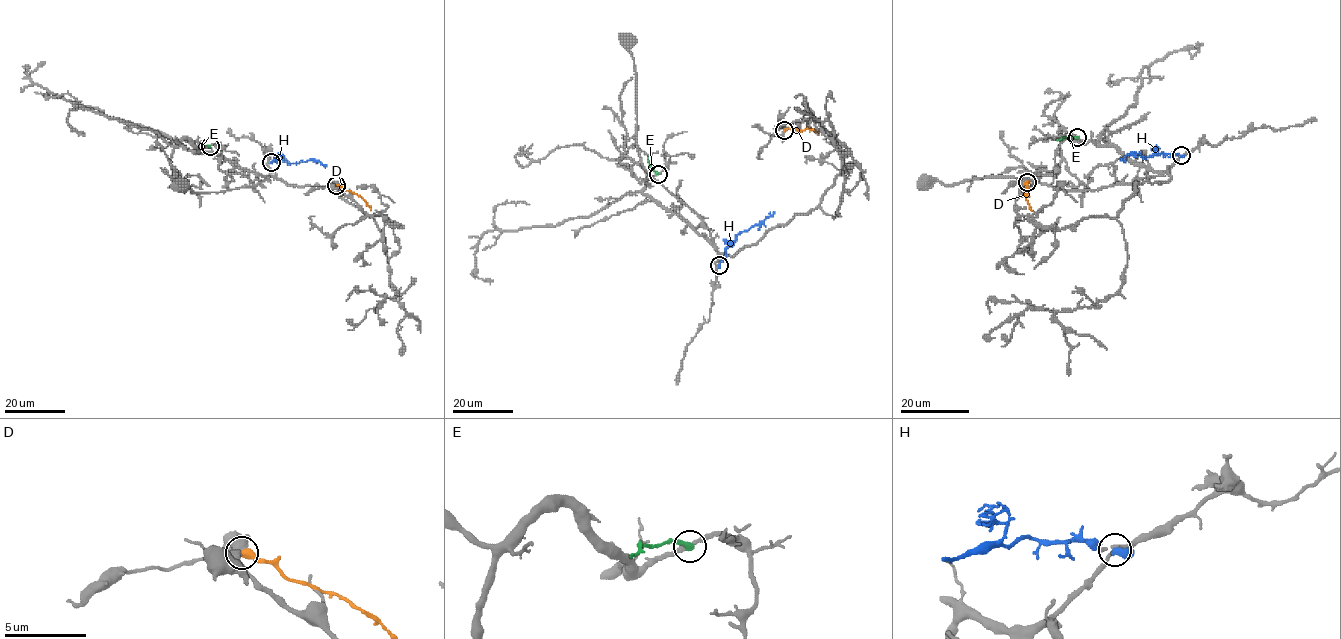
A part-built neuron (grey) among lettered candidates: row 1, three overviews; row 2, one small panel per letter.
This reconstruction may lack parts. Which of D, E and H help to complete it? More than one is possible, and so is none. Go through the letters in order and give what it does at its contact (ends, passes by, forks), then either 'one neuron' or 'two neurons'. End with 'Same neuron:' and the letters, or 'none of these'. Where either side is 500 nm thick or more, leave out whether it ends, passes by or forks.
D: two neurons
E: it ends there; two neurons
H: two neurons
Same neuron: none of these

